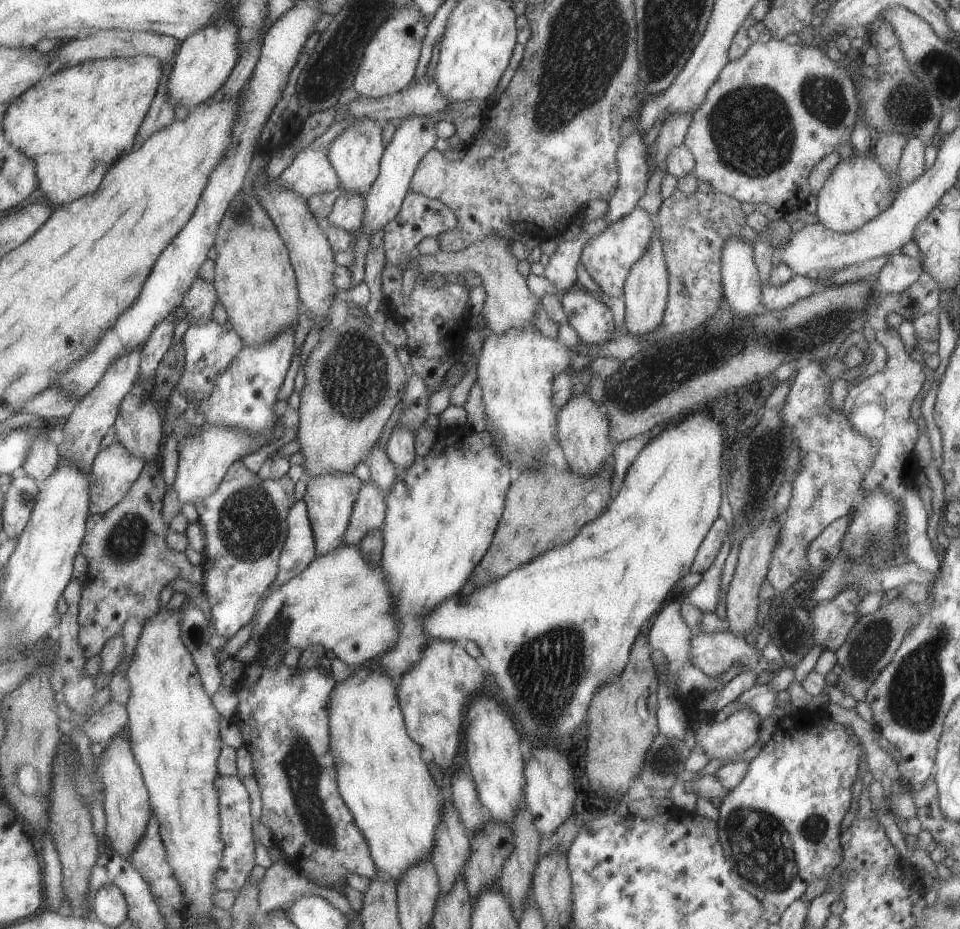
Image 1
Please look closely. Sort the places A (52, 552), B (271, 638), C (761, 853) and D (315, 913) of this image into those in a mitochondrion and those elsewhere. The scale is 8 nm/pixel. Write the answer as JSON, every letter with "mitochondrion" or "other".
{"A":"other","B":"mitochondrion","C":"mitochondrion","D":"other"}

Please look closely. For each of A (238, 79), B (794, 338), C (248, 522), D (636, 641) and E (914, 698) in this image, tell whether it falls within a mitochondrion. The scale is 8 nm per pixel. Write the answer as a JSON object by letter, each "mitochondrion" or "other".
{"A":"other","B":"mitochondrion","C":"mitochondrion","D":"other","E":"mitochondrion"}

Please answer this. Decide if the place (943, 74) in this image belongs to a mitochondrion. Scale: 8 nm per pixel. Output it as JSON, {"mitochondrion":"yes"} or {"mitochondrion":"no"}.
{"mitochondrion":"yes"}

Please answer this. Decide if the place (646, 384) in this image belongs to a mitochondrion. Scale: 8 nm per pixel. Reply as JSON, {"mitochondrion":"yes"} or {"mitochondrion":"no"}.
{"mitochondrion":"yes"}

